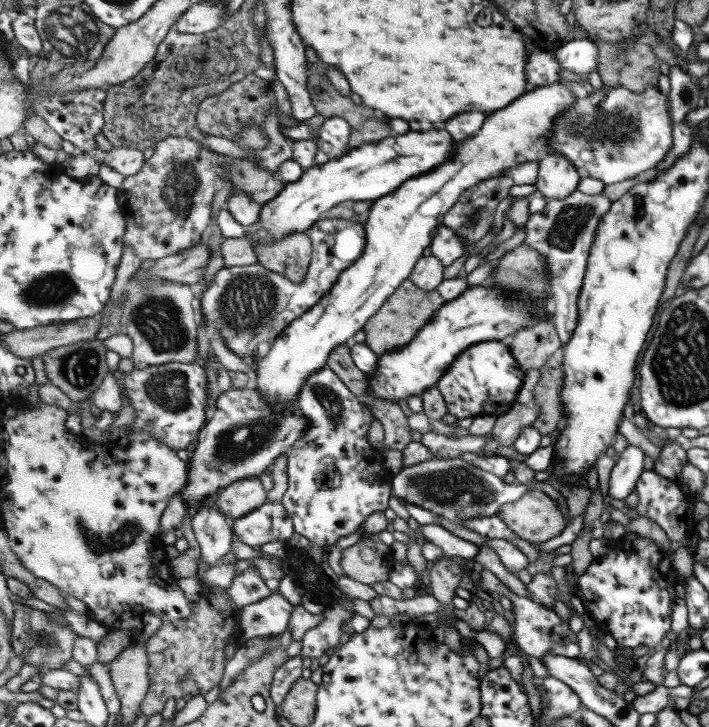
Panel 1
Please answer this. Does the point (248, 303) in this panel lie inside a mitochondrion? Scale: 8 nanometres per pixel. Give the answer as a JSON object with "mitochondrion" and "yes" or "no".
{"mitochondrion":"yes"}

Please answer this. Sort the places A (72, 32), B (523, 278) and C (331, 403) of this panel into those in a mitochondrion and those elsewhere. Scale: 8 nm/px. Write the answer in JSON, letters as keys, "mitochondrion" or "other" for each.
{"A":"mitochondrion","B":"mitochondrion","C":"mitochondrion"}

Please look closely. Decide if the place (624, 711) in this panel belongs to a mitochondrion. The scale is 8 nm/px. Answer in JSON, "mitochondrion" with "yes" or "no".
{"mitochondrion":"no"}

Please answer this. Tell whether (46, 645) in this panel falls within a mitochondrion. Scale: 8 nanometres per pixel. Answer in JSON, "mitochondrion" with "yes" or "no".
{"mitochondrion":"yes"}

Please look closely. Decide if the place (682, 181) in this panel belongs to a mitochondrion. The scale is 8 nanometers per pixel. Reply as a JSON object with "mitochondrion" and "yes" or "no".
{"mitochondrion":"no"}

